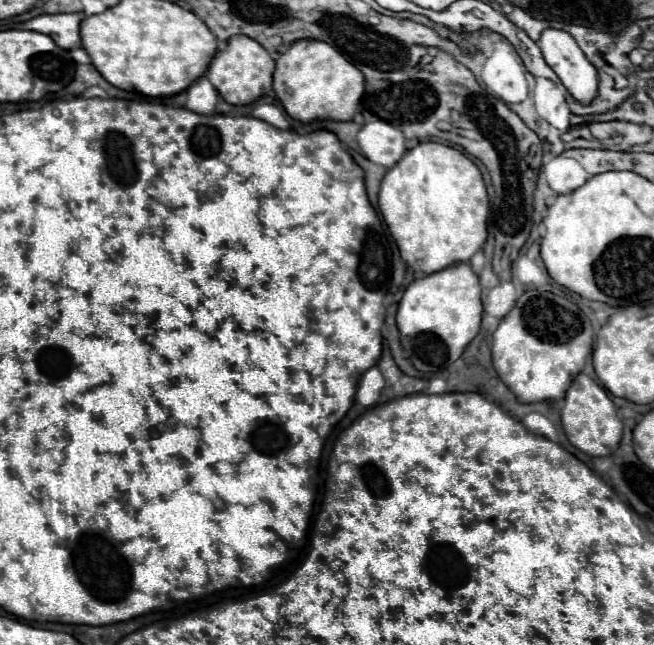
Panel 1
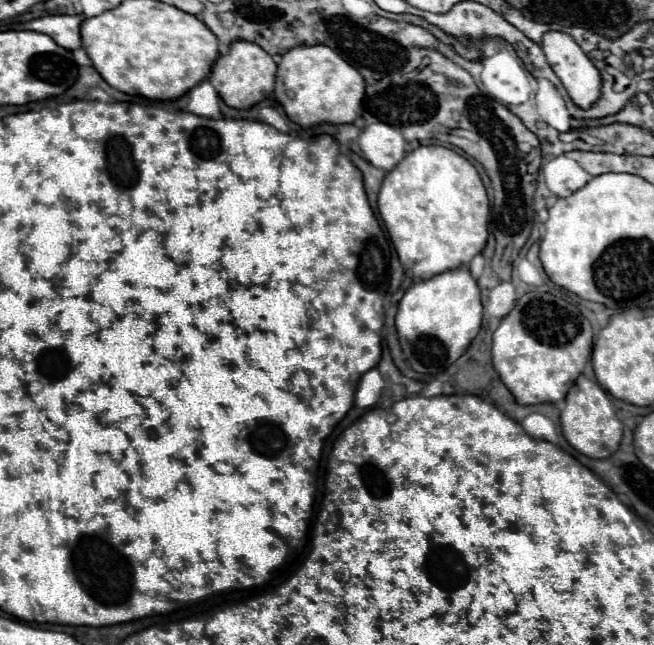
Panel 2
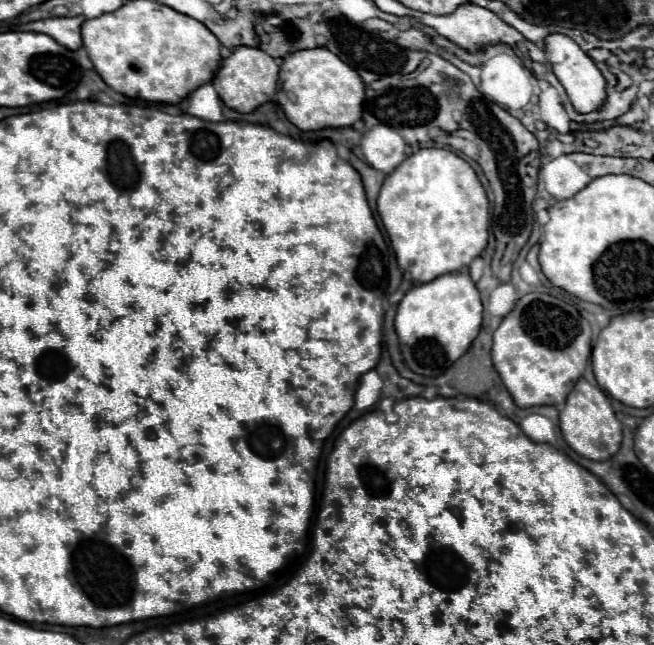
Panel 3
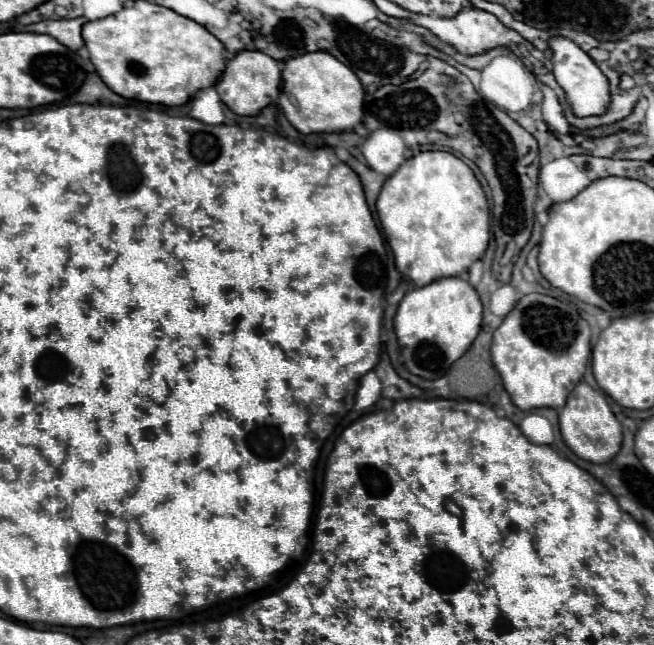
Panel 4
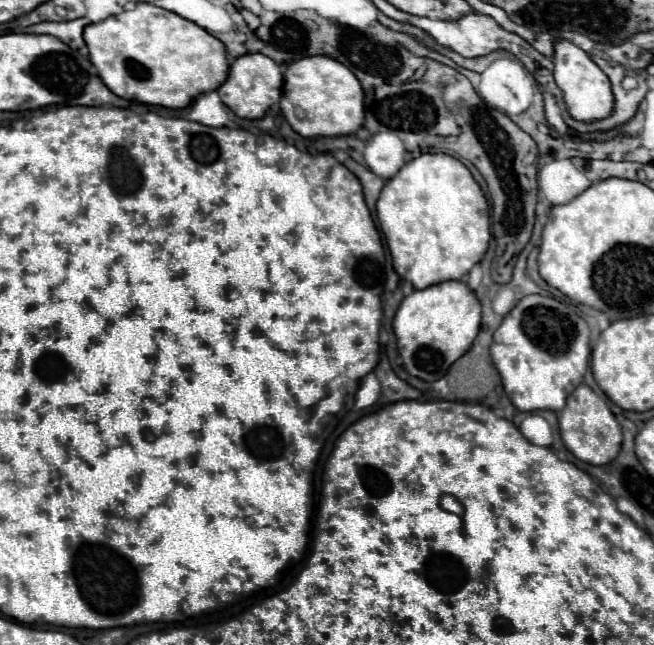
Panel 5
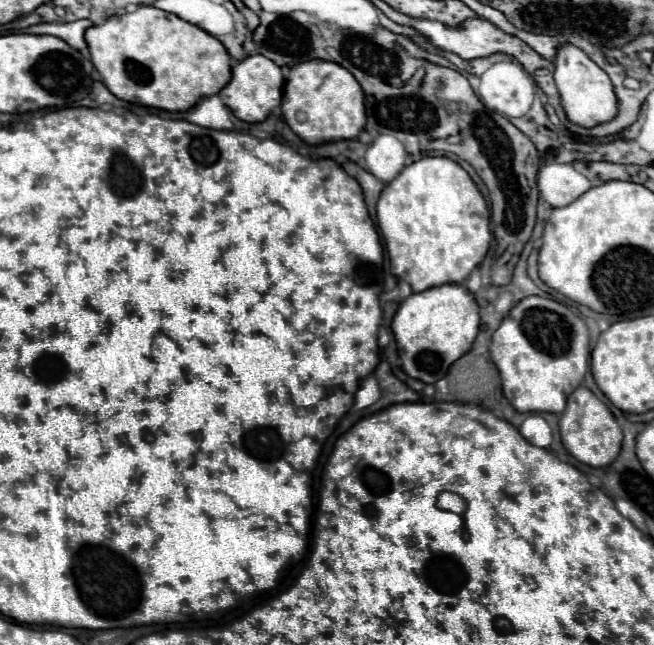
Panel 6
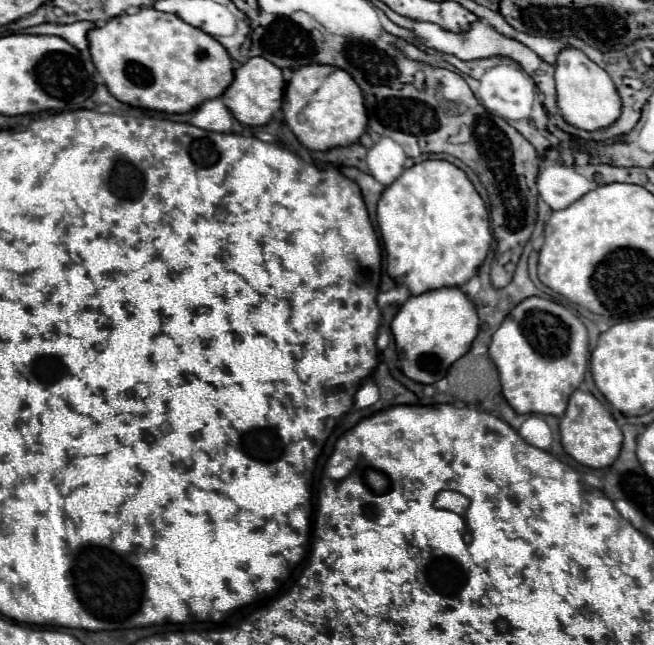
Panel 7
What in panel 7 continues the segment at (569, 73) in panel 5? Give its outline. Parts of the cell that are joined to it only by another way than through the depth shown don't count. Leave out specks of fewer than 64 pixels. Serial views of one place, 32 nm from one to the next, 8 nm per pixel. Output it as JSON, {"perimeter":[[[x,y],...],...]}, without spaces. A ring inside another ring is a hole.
{"perimeter":[[[576,48],[560,50],[554,76],[556,76],[556,90],[558,90],[558,108],[568,124],[592,132],[618,120],[618,112],[622,110],[622,104],[618,100],[614,82],[582,50]]]}

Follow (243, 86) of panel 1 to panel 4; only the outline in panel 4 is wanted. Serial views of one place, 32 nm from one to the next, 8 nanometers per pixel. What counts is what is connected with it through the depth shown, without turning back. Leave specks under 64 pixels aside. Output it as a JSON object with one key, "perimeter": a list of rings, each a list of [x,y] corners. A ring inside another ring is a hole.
{"perimeter":[[[240,50],[232,58],[226,60],[226,68],[214,84],[220,100],[236,114],[252,116],[258,114],[264,106],[276,102],[278,98],[278,80],[280,80],[280,64],[266,56],[260,50]]]}

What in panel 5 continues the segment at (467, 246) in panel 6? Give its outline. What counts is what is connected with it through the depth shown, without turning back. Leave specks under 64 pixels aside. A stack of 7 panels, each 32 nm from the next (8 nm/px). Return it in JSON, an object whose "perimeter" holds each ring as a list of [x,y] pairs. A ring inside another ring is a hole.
{"perimeter":[[[426,152],[406,162],[398,174],[384,184],[376,202],[376,214],[394,260],[394,270],[402,280],[412,282],[414,288],[426,288],[426,284],[446,280],[446,276],[466,276],[470,268],[482,260],[490,242],[490,210],[484,192],[460,160],[442,152]]]}

